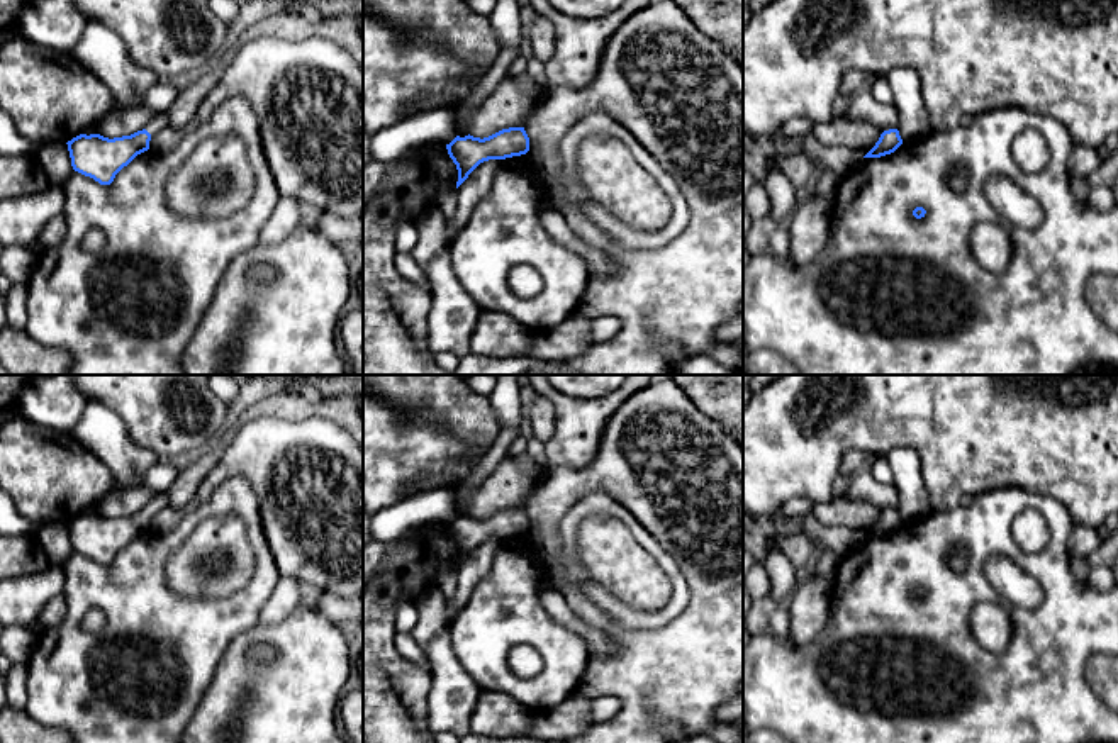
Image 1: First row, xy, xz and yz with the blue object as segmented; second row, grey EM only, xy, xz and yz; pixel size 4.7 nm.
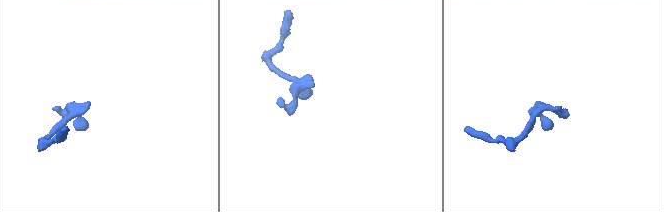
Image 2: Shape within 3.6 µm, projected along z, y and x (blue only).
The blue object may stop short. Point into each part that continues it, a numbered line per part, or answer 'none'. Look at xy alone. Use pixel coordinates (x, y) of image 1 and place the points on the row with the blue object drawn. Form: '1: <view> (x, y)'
1: xy (153, 126)

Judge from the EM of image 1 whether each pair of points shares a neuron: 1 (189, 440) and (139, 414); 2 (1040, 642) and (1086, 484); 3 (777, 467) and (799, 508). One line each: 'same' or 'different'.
1: same
2: different
3: different

